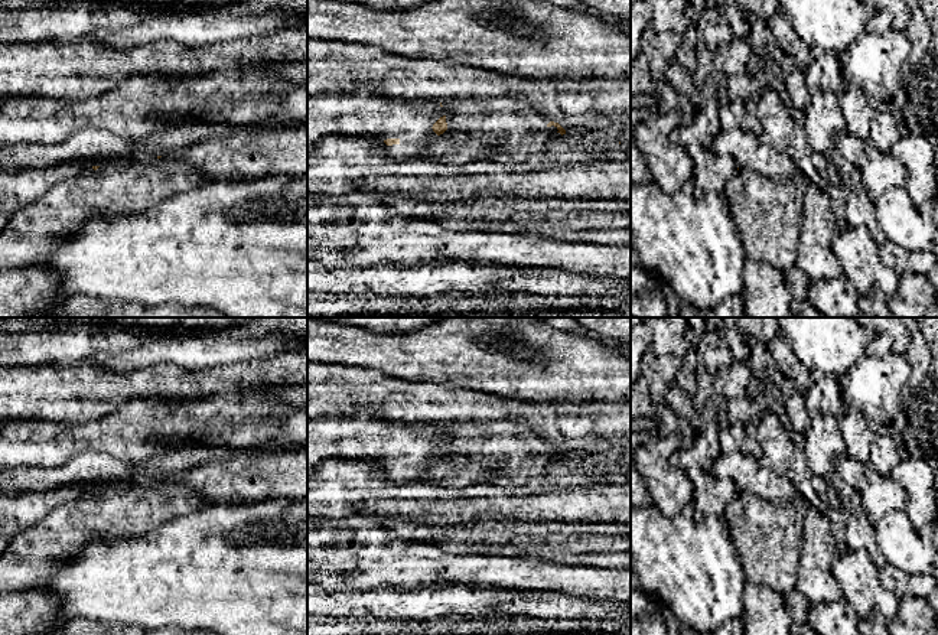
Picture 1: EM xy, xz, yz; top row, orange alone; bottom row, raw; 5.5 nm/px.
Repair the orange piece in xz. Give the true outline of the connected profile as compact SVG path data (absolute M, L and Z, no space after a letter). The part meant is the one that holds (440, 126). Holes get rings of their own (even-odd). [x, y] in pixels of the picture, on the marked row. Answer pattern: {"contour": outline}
{"contour": "M368 88L307 95L307 159L317 157L320 143L329 136L380 139L388 152L384 160L410 159L418 156L433 136L446 130L446 115L434 100L393 100Z"}

